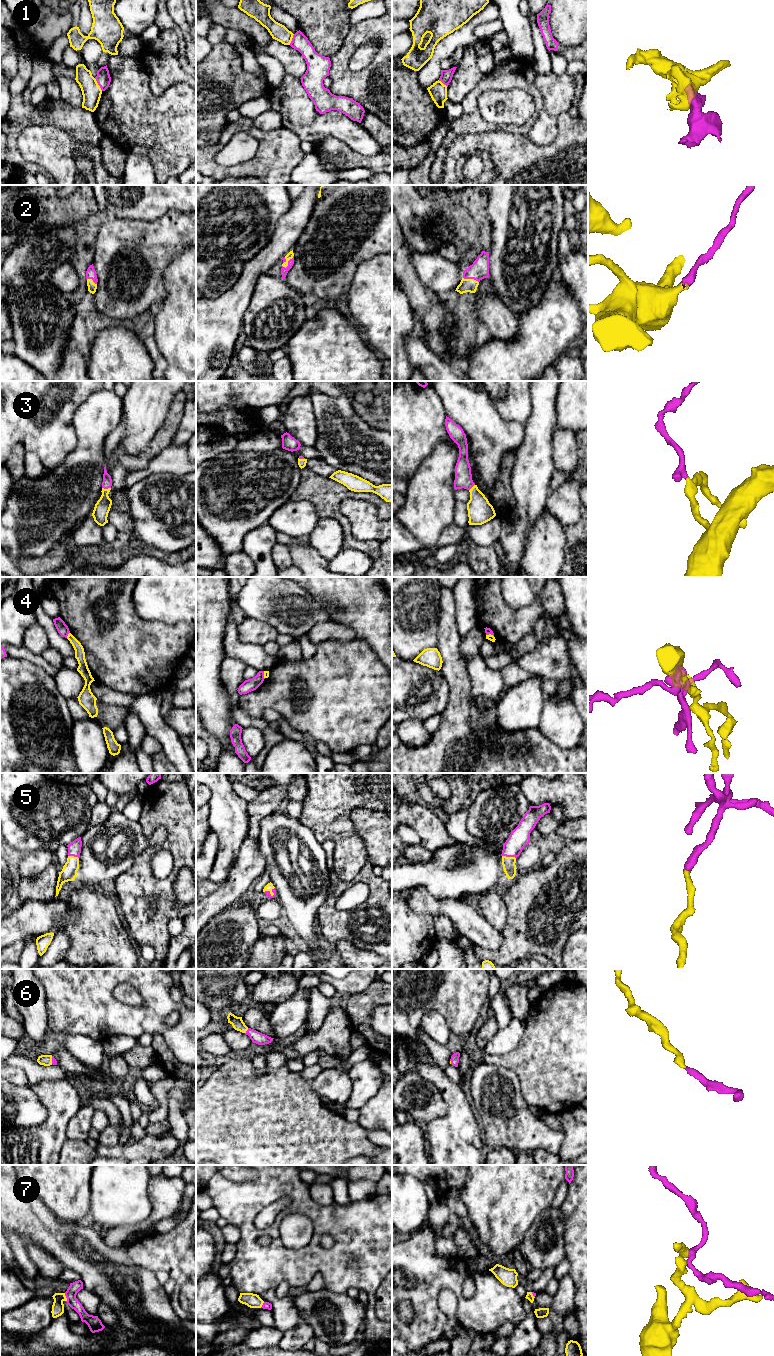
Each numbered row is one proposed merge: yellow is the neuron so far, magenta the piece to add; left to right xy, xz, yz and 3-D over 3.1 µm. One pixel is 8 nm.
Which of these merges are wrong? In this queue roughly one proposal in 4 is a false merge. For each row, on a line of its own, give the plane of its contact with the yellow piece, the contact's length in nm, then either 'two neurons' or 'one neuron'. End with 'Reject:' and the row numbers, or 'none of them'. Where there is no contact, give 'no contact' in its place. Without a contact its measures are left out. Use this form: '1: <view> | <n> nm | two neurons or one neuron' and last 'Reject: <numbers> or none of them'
1: xy | 120 nm | two neurons
2: xz | 130 nm | one neuron
3: xy | 70 nm | one neuron
4: xy | 50 nm | two neurons
5: xz | 100 nm | one neuron
6: xz | 50 nm | one neuron
7: xy | 70 nm | one neuron
Reject: 1, 4

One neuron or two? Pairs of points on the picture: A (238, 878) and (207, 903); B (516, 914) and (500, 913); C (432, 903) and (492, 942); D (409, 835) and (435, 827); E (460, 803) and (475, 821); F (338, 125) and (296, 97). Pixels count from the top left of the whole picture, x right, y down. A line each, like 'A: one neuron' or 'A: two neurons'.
A: one neuron
B: two neurons
C: one neuron
D: two neurons
E: two neurons
F: one neuron

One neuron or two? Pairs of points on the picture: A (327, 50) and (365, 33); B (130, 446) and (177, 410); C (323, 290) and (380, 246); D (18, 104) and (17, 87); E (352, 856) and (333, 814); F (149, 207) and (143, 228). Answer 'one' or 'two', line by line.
A: two
B: two
C: one
D: two
E: one
F: two

